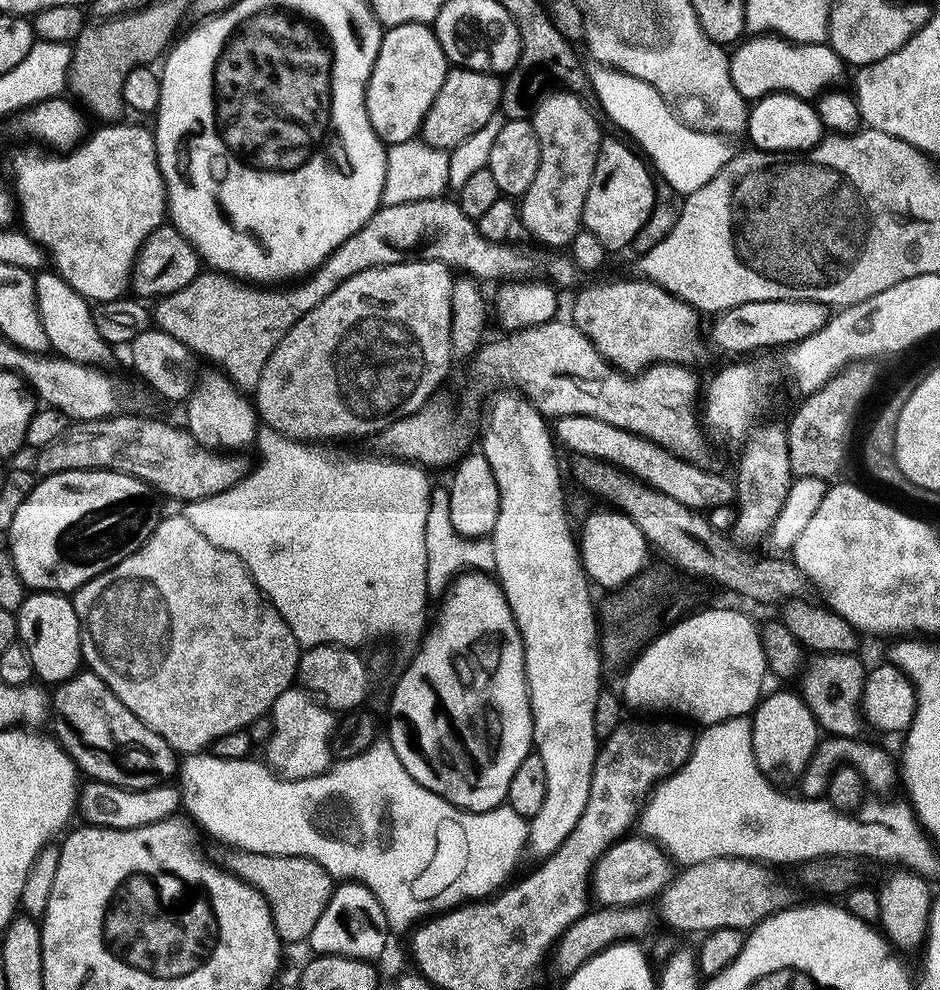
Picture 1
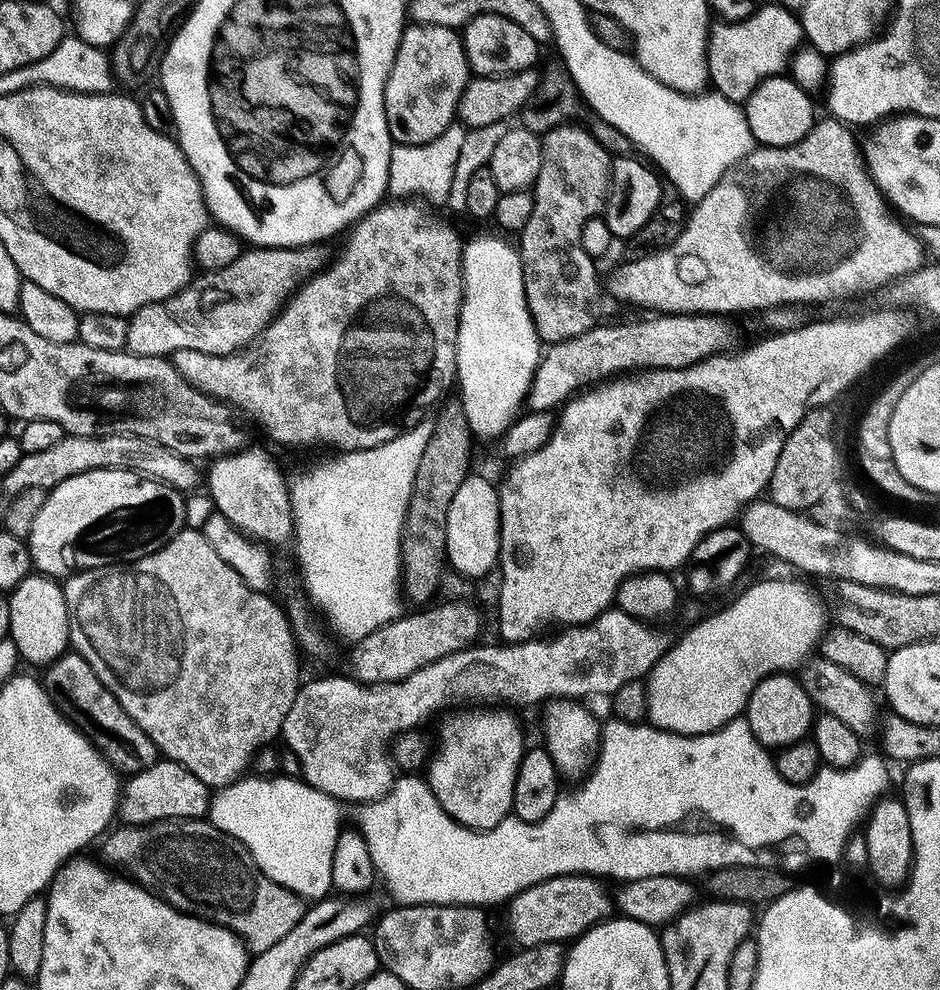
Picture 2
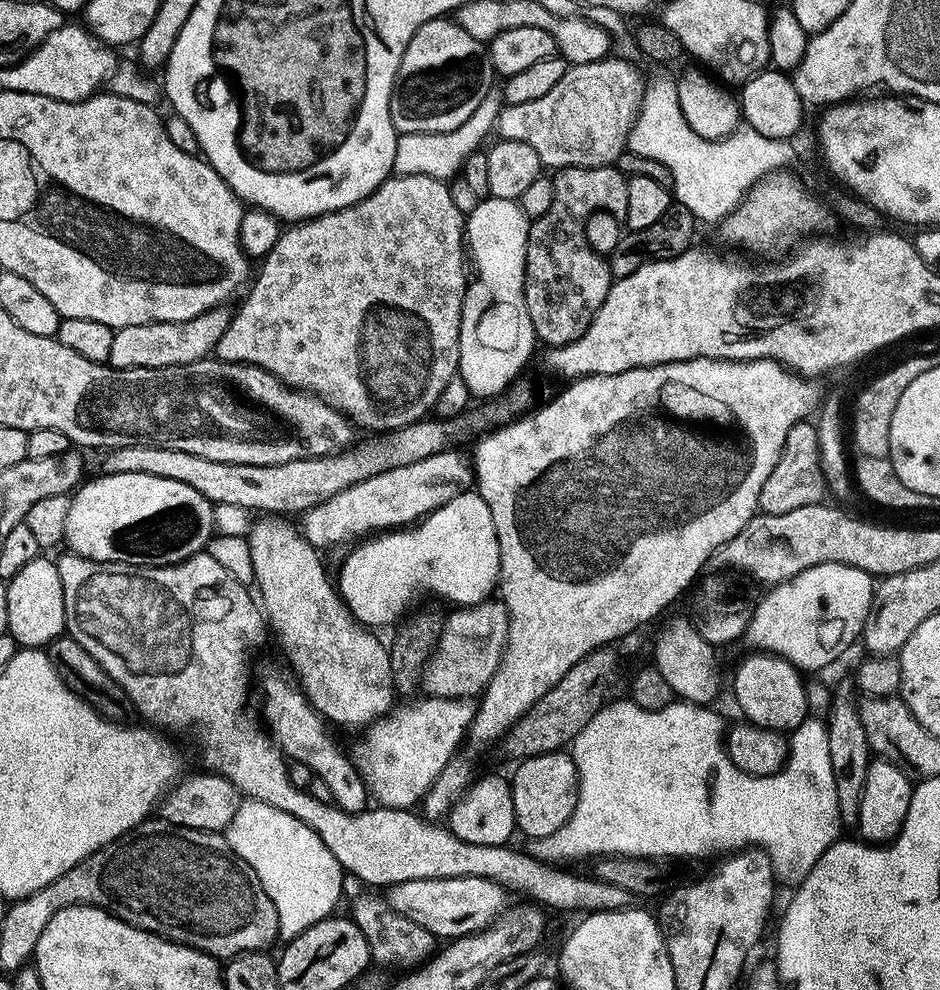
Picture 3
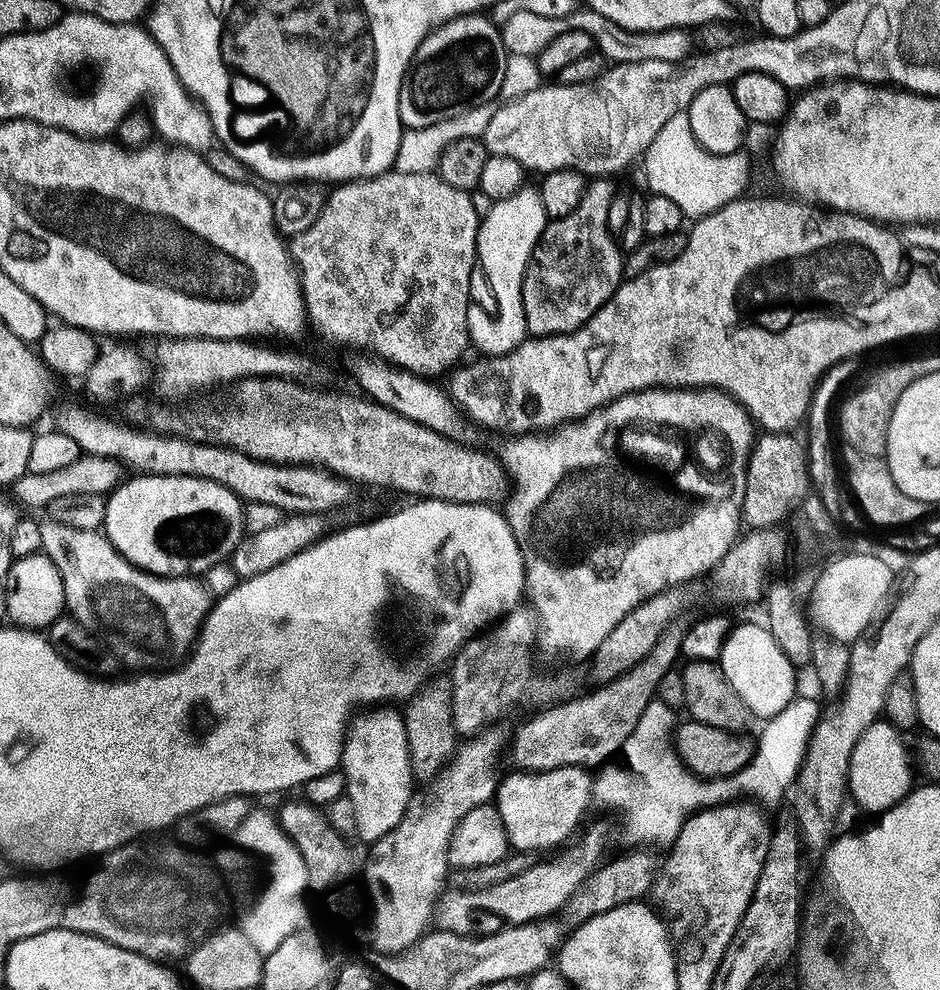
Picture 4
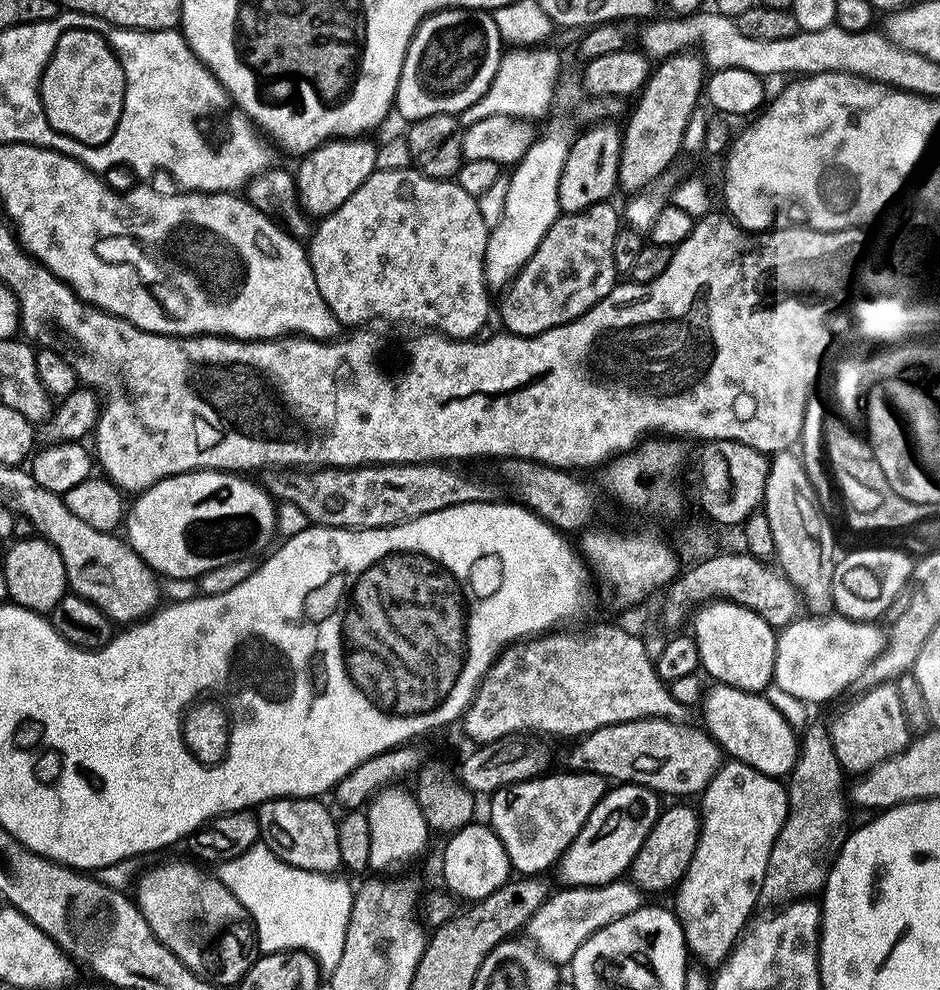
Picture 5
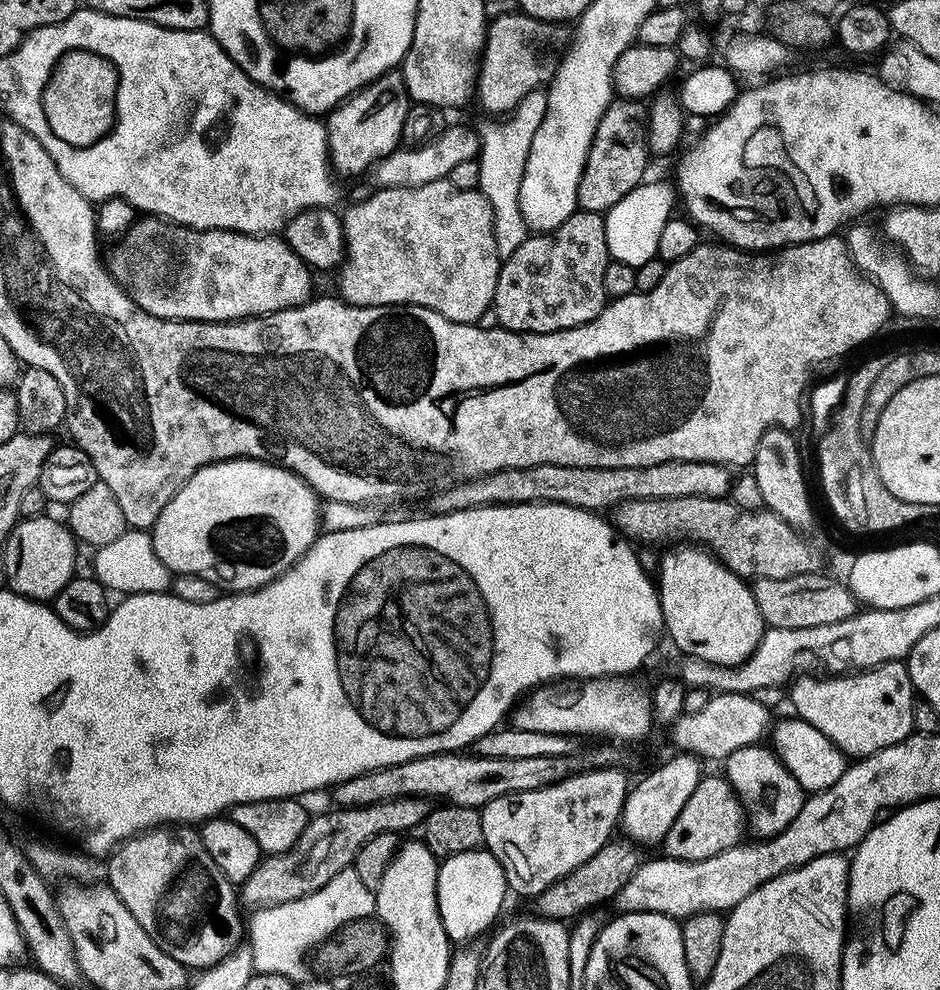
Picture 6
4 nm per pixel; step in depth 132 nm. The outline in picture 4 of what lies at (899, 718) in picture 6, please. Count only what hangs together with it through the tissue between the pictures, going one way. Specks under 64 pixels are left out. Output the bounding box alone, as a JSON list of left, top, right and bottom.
[847,718,914,814]

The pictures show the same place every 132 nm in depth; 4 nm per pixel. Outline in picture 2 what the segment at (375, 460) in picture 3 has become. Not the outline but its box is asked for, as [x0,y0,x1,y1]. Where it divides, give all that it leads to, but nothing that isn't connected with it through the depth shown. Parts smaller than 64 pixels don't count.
[527,314,737,412]

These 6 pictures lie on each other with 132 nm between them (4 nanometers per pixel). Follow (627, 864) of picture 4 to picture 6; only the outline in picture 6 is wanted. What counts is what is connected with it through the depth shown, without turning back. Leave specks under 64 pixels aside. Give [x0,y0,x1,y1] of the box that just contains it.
[662,775,742,860]

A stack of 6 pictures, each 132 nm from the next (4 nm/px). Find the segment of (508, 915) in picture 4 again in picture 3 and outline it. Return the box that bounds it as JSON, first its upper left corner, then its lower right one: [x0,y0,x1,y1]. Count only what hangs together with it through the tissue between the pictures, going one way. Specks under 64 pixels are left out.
[386,877,509,938]

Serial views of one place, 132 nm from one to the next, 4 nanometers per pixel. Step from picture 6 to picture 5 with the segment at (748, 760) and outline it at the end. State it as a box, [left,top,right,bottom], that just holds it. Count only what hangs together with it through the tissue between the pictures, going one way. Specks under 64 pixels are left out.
[674,759,788,966]

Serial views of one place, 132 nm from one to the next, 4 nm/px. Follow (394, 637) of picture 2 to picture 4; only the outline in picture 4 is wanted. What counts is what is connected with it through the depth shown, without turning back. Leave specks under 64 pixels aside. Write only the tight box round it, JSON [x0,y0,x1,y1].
[450,606,573,737]

